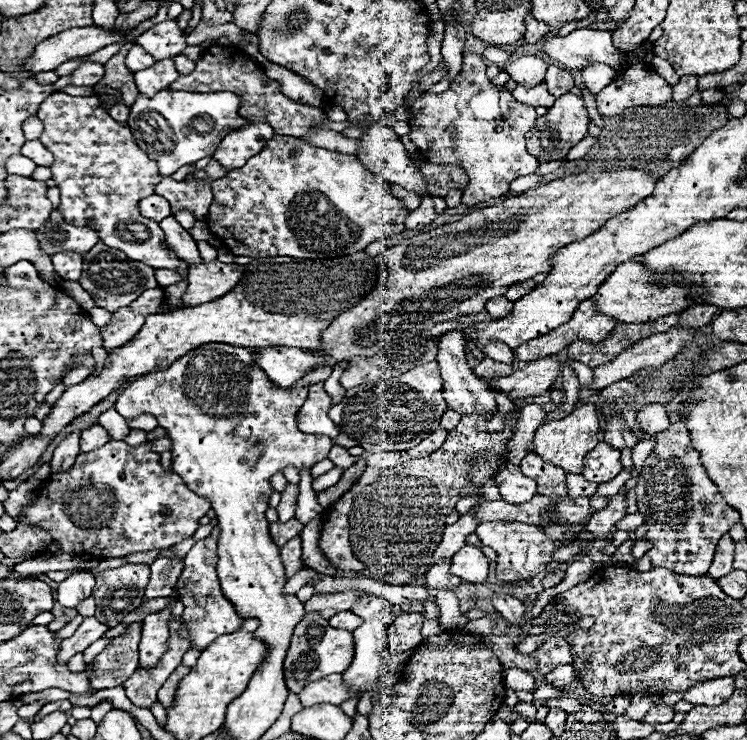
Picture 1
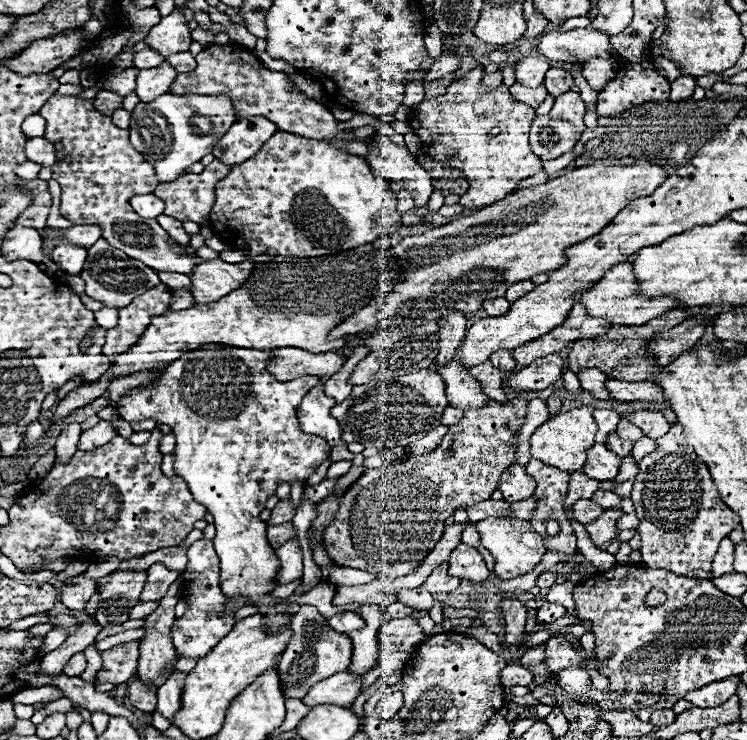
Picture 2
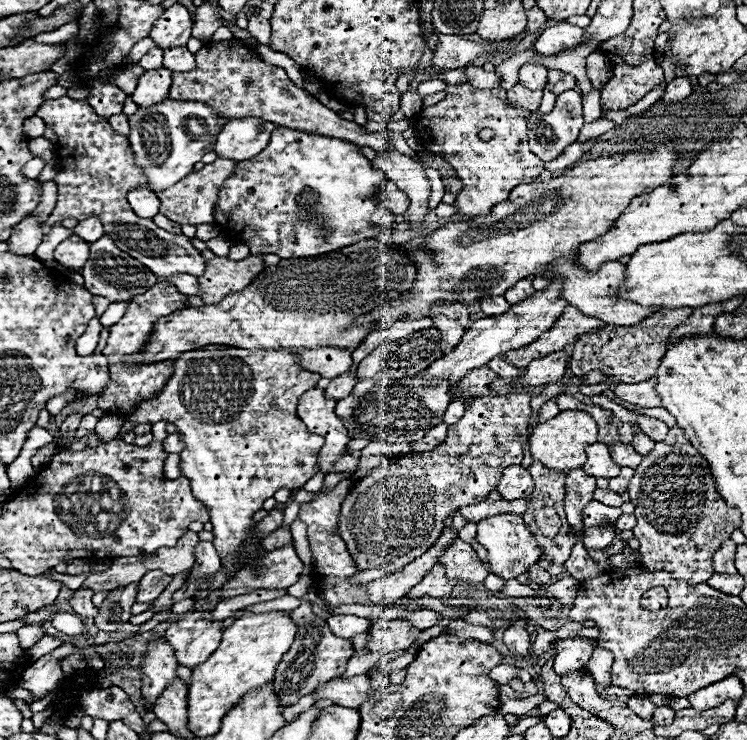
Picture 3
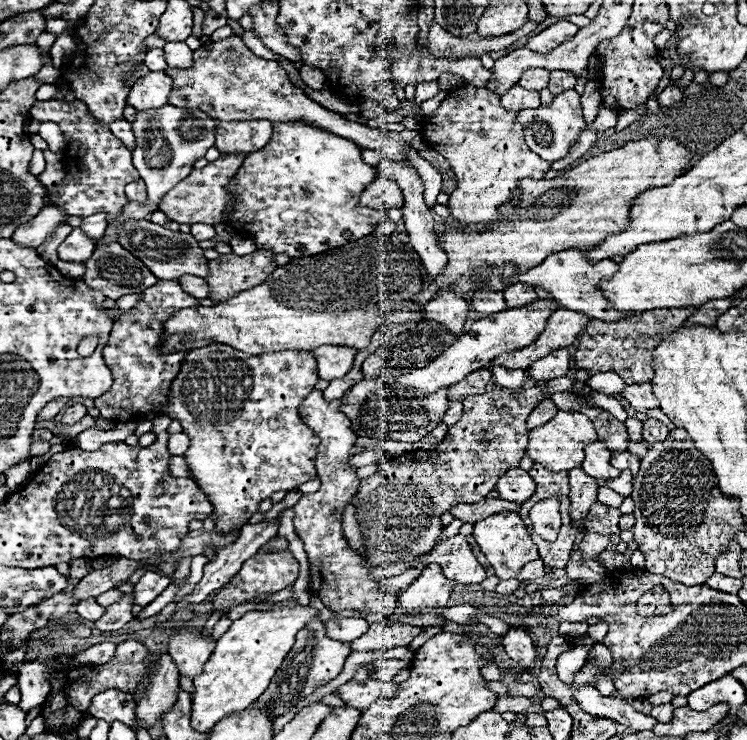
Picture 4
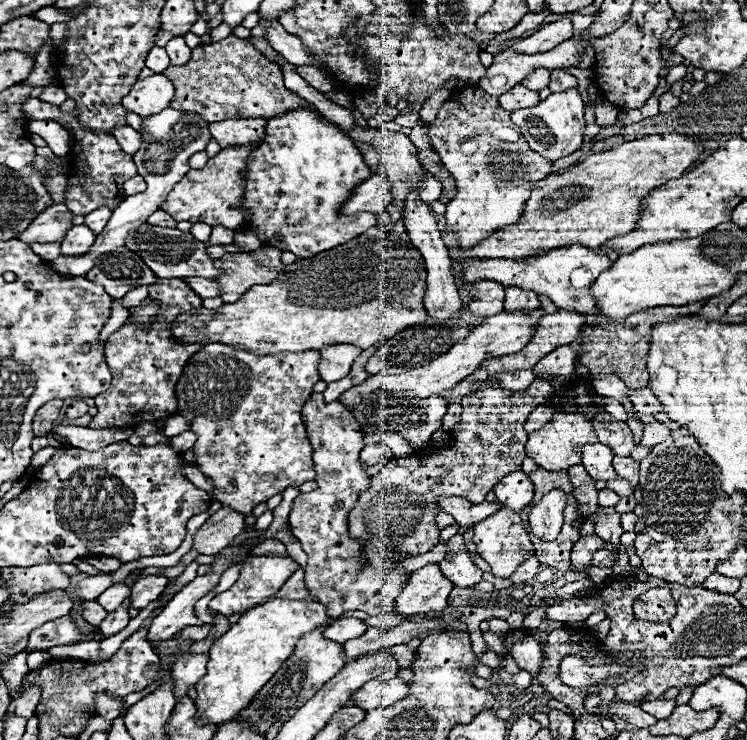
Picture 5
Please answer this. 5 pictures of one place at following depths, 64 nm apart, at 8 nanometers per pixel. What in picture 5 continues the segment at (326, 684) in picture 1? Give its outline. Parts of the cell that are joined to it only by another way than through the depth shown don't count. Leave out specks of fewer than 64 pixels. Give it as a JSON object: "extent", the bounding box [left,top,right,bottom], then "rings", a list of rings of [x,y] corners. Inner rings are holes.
{"extent":[352,678,410,710],"rings":[[[392,678],[392,680],[372,680],[368,684],[364,684],[360,690],[356,690],[356,694],[352,694],[352,700],[356,702],[356,706],[364,708],[364,710],[374,710],[380,706],[392,706],[398,700],[406,698],[410,692],[408,684],[400,678]]]}

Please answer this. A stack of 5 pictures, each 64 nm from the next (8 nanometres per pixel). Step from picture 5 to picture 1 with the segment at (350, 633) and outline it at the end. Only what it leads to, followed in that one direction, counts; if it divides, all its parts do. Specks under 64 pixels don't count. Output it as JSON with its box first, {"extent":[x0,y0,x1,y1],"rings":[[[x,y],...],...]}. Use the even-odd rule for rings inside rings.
{"extent":[328,612,362,630],"rings":[[[338,612],[328,622],[332,628],[340,628],[340,630],[354,630],[354,628],[362,626],[362,618],[358,618],[352,612]]]}

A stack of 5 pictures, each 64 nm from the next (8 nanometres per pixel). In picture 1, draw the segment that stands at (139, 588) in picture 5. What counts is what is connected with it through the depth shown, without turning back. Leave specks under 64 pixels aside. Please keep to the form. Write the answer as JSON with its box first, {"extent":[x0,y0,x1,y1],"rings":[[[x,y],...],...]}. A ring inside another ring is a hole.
{"extent":[144,558,182,598],"rings":[[[158,558],[150,564],[150,582],[144,590],[144,598],[168,598],[182,572],[182,562],[170,558]]]}

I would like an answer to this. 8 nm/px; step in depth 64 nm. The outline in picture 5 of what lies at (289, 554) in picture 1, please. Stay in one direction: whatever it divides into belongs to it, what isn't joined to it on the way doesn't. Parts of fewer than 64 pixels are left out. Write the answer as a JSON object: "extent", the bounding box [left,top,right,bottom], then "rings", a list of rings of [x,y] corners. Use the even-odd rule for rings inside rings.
{"extent":[208,556,300,618],"rings":[[[248,556],[246,564],[240,570],[240,578],[234,582],[234,586],[228,588],[226,592],[216,594],[210,600],[208,608],[212,612],[220,614],[220,616],[226,616],[226,618],[232,616],[232,614],[244,612],[244,610],[248,610],[248,608],[264,602],[266,598],[272,598],[298,568],[300,566],[290,556],[286,556],[286,558],[280,558],[280,556]]]}

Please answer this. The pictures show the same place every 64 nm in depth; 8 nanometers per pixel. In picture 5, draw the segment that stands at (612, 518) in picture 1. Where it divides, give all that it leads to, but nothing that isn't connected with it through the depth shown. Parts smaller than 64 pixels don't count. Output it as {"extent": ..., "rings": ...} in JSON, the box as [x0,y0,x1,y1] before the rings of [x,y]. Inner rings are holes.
{"extent":[570,534,604,572],"rings":[[[594,534],[592,536],[584,536],[580,538],[574,548],[572,548],[572,564],[570,568],[574,572],[584,572],[590,568],[590,562],[592,562],[592,554],[596,550],[604,548],[604,542],[600,542],[600,538],[596,538]]]}

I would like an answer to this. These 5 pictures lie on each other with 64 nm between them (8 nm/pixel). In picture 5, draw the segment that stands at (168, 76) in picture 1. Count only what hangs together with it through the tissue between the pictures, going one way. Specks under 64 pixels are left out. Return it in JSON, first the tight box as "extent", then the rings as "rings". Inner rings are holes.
{"extent":[122,74,172,118],"rings":[[[154,74],[150,78],[138,80],[132,90],[122,98],[122,106],[124,110],[138,114],[140,118],[150,118],[168,108],[172,98],[172,82],[168,82],[168,78],[164,78],[162,74]]]}

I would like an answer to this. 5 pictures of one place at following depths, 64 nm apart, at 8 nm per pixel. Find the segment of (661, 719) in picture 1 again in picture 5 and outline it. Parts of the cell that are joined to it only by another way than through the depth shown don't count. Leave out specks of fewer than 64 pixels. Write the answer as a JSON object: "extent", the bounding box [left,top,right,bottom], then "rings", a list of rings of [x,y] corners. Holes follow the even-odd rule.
{"extent":[642,698,676,720],"rings":[[[670,698],[670,700],[652,700],[652,702],[644,702],[642,708],[648,710],[648,714],[652,714],[660,720],[660,718],[668,718],[668,714],[672,714],[672,710],[676,708],[676,700],[674,698]]]}

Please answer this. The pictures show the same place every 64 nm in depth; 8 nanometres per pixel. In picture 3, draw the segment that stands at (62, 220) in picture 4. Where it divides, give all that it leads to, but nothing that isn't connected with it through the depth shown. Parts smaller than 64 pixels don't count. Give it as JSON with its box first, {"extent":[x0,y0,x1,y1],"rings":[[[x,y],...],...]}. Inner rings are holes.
{"extent":[8,216,44,254],"rings":[[[36,216],[24,218],[24,222],[20,222],[20,226],[14,226],[12,236],[8,238],[8,244],[18,254],[34,254],[44,238],[42,226],[44,226],[44,222],[38,222]]]}

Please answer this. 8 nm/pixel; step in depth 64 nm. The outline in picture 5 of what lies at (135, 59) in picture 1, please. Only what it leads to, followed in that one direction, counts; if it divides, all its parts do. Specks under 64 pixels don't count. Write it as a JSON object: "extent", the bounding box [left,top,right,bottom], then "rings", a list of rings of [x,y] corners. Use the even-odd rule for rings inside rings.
{"extent":[146,46,170,72],"rings":[[[154,46],[146,56],[146,68],[154,70],[154,72],[160,72],[160,70],[166,70],[168,66],[170,66],[170,62],[168,62],[166,50],[160,48],[160,46]]]}

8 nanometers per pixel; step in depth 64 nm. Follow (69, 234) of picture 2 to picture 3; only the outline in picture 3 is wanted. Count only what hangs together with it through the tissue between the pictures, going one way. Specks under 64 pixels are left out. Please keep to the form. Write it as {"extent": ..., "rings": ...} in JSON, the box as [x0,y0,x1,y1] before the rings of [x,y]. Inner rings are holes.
{"extent":[72,218,104,242],"rings":[[[86,218],[82,220],[76,228],[72,228],[74,234],[80,234],[80,238],[84,238],[84,242],[96,242],[98,238],[104,236],[104,226],[100,222],[100,218]]]}

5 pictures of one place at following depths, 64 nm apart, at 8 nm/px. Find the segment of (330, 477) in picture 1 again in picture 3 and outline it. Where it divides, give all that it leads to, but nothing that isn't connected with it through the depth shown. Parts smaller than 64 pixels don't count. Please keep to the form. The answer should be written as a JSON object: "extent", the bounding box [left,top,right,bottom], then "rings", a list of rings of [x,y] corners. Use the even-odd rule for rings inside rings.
{"extent":[334,454,360,472],"rings":[[[346,454],[344,458],[340,458],[340,462],[336,462],[334,472],[354,472],[358,464],[360,464],[360,458],[352,458],[350,454]]]}

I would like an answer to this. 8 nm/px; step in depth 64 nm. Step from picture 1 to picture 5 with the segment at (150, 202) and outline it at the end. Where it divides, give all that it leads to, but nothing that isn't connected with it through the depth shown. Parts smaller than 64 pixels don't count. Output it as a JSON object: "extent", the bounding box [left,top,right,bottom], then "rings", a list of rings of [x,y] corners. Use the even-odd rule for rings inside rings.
{"extent":[124,176,146,194],"rings":[[[136,176],[136,178],[130,178],[128,182],[124,182],[124,192],[126,194],[138,194],[138,192],[144,192],[146,190],[146,182],[142,176]]]}

